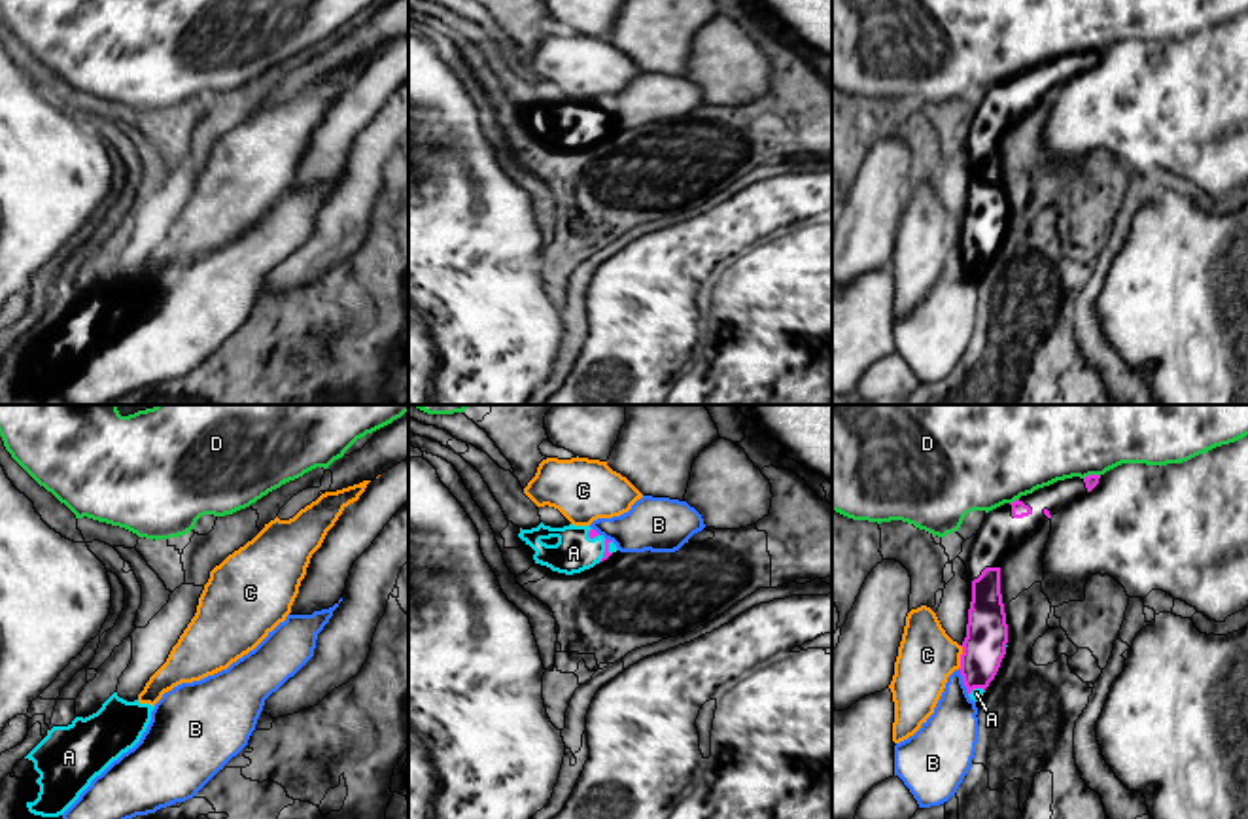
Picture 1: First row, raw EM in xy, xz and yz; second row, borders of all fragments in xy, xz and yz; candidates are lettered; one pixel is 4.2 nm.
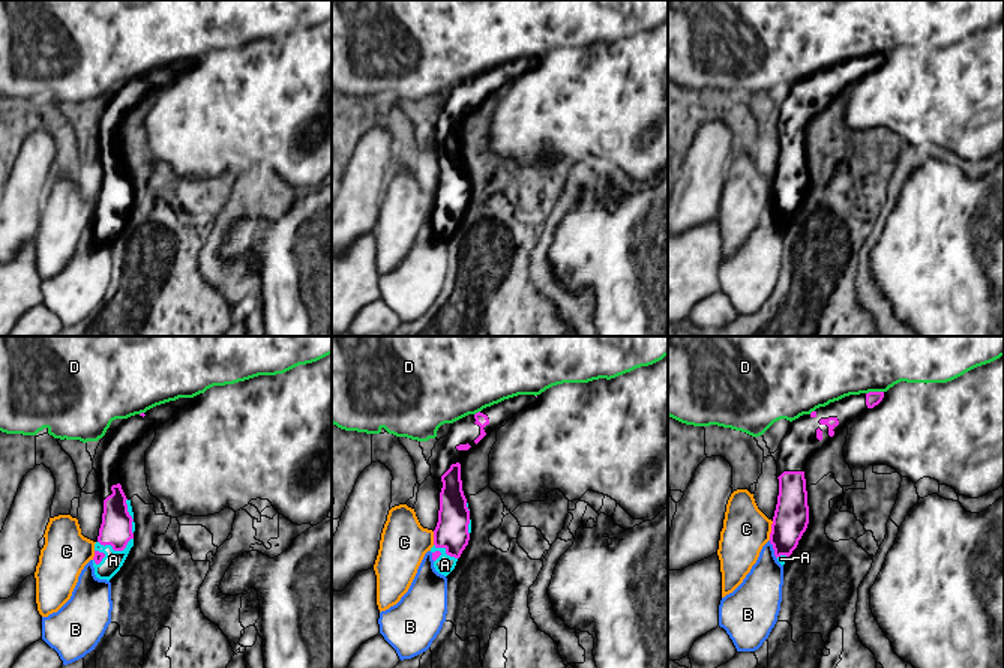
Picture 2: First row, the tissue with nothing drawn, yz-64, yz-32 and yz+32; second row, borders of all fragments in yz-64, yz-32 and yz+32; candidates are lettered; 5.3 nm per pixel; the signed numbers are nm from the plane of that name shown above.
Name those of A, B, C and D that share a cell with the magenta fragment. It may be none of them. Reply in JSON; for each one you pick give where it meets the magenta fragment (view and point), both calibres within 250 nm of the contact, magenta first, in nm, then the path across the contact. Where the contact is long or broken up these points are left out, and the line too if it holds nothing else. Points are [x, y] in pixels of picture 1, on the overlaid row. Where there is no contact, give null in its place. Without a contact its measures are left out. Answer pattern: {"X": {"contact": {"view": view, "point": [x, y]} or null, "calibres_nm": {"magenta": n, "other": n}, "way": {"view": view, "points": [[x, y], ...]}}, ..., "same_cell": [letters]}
{"A": {"contact": {"view": "xz", "point": [606, 551]}, "calibres_nm": {"magenta": 30, "other": 170}, "way": {"view": "xz", "points": [[606, 555], [606, 551], [573, 553]]}}, "same_cell": ["A"]}

